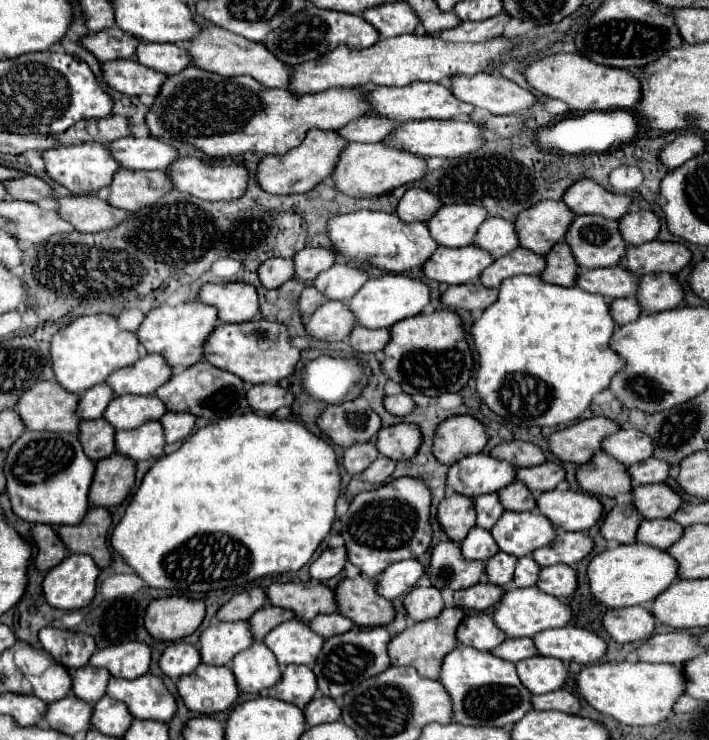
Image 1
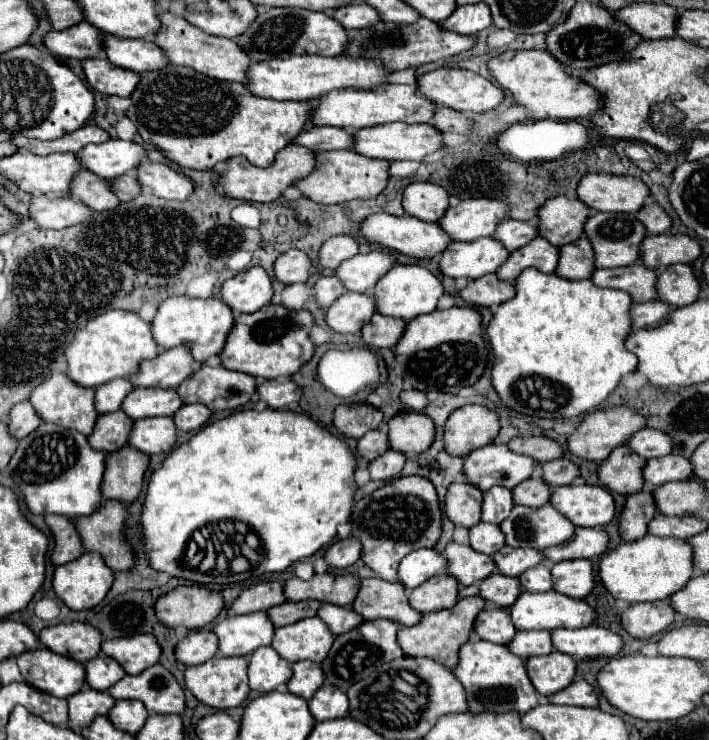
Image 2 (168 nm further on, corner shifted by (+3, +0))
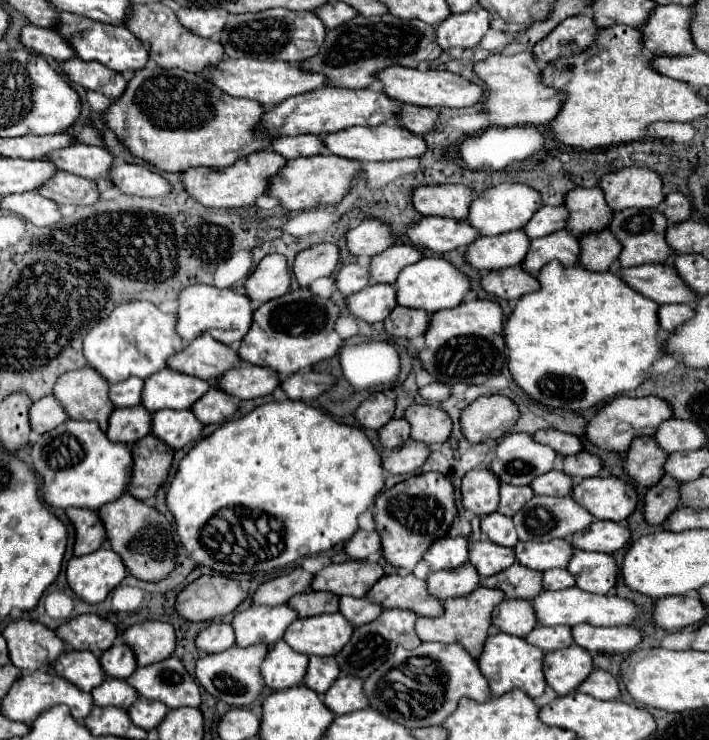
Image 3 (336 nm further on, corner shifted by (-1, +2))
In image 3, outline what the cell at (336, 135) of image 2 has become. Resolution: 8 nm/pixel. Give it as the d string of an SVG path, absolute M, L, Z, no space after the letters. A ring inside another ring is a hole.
M300 135L300 137L276 137L272 141L272 151L280 153L286 159L296 159L296 157L310 157L324 153L324 145L320 135Z

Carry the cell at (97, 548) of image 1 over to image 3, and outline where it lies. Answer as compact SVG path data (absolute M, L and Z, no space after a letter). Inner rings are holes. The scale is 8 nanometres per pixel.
M124 493L118 501L106 503L100 509L100 517L106 525L112 551L116 551L122 557L124 565L130 569L134 577L142 581L162 581L174 571L178 537L174 525L168 521L166 515L146 505L144 501L132 497L130 493Z

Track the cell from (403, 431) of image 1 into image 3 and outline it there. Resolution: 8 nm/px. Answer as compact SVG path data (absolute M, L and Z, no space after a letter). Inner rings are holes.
M412 405L406 409L404 417L412 425L412 439L426 445L444 443L452 431L452 419L438 407L432 405Z

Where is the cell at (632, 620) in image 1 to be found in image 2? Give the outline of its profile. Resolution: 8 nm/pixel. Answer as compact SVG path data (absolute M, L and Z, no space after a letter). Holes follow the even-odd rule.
M668 599L660 603L634 603L620 611L620 623L630 637L650 639L664 631L674 621L674 611Z

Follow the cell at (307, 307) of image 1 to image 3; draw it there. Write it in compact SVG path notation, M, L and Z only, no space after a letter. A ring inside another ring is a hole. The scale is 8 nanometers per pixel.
M348 263L348 265L344 265L338 271L338 281L336 283L338 283L338 289L344 295L352 295L352 293L362 291L370 283L368 265L366 263Z

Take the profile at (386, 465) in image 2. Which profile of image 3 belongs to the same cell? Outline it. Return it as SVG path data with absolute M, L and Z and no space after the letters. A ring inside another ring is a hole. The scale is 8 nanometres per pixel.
M408 439L400 449L392 449L384 457L384 469L392 475L406 475L418 471L430 457L430 447Z

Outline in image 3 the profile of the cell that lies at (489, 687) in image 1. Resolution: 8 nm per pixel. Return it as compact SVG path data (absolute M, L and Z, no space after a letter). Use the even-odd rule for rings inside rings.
M496 633L496 635L490 635L486 639L484 651L478 659L478 667L480 667L482 675L488 679L494 697L500 697L516 687L520 687L530 697L540 697L544 693L544 687L546 687L542 661L544 661L544 651L536 649L534 645L528 645L528 641L524 641L524 637Z

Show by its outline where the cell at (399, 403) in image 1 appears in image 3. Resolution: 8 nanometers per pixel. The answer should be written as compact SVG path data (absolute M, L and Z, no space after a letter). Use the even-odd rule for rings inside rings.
M430 383L420 389L420 395L426 401L446 401L450 397L450 387L446 387L444 383Z

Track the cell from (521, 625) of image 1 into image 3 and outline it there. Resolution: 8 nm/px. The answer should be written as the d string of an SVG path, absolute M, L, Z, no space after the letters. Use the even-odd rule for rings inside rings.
M570 587L570 589L562 589L562 591L542 591L532 601L532 605L534 605L540 625L570 625L570 627L580 625L580 623L602 625L602 627L632 625L636 621L636 617L642 613L642 607L638 607L630 599L622 599L618 595L596 595L596 593L582 591L578 587Z

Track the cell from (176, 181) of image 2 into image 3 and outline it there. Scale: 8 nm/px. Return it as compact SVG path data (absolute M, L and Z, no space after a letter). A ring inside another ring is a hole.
M114 163L108 179L124 193L136 197L162 197L170 193L170 183L156 171L134 163Z

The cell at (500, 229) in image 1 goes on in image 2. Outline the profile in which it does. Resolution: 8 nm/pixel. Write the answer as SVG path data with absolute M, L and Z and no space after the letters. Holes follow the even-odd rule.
M504 219L504 223L500 223L500 227L496 227L492 237L496 241L504 243L504 247L508 247L508 251L516 251L516 249L524 247L526 243L530 243L536 235L538 235L536 221Z

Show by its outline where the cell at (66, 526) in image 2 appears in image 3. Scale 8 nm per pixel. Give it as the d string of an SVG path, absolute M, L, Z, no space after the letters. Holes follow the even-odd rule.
M68 507L66 513L76 527L74 555L88 555L88 553L92 553L104 545L106 529L104 529L104 523L102 523L98 511Z

